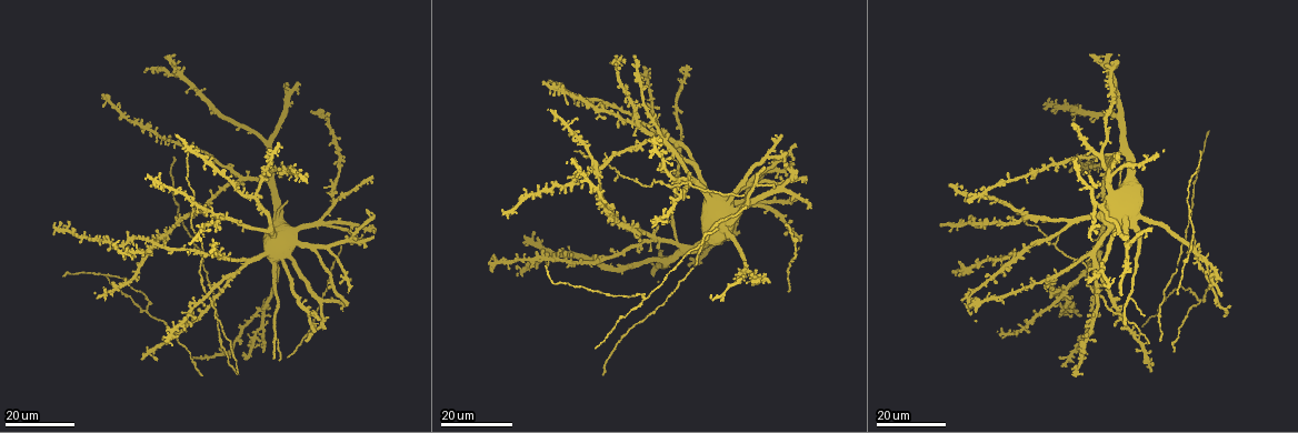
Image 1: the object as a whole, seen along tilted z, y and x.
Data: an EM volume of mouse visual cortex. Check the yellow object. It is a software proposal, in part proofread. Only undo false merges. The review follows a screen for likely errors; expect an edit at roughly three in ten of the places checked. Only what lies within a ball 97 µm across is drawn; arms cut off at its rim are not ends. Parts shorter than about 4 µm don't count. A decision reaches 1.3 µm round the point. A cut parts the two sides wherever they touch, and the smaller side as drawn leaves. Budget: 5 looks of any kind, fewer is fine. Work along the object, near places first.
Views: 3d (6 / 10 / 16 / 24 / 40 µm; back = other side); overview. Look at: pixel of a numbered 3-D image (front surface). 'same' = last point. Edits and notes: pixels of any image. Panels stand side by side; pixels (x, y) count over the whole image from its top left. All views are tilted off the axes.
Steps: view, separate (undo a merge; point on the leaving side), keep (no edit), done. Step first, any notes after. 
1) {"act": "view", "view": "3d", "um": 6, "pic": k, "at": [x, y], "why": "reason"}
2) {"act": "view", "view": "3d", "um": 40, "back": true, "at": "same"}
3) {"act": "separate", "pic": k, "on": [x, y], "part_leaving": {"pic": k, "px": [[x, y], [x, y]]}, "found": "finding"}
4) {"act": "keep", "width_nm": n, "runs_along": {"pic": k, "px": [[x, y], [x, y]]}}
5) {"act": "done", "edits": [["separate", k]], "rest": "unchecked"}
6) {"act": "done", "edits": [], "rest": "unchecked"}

{"act": "view", "view": "3d", "um": 24, "pic": 1, "at": [646, 299], "why": "a fork"}

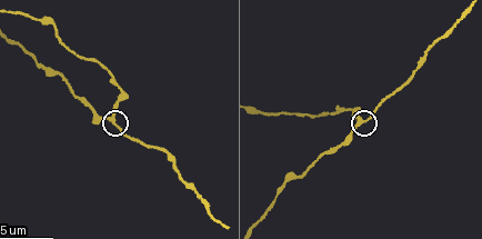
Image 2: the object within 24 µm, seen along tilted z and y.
{"act": "view", "view": "3d", "um": 10, "pic": 2, "at": [359, 119]}

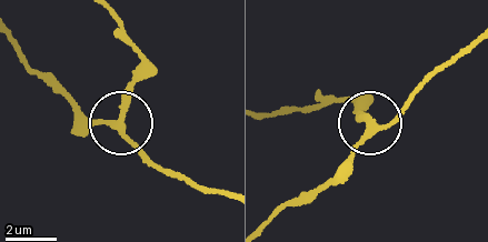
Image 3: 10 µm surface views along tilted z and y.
{"act": "separate", "pic": 3, "on": [133, 81], "arms": 3, "part_leaving": {"pic": 3, "px": [[125, 114], [140, 59], [118, 20]]}, "found": "two cells meet here"}

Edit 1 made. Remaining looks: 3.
{"act": "view", "view": "3d", "um": 16, "pic": 1, "at": [189, 188], "why": "calibre changes"}

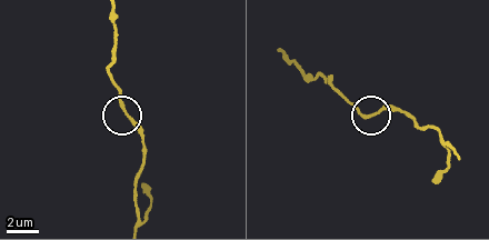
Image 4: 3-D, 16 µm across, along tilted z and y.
{"act": "view", "view": "3d", "um": 10, "pic": 4, "at": [125, 112]}

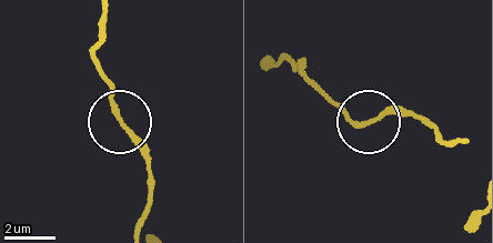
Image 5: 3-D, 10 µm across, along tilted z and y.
{"act": "keep", "found": "continuous, no second cell"}

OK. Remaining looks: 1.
{"act": "done", "edits": [["separate", 3]], "rest": "unchecked"}

